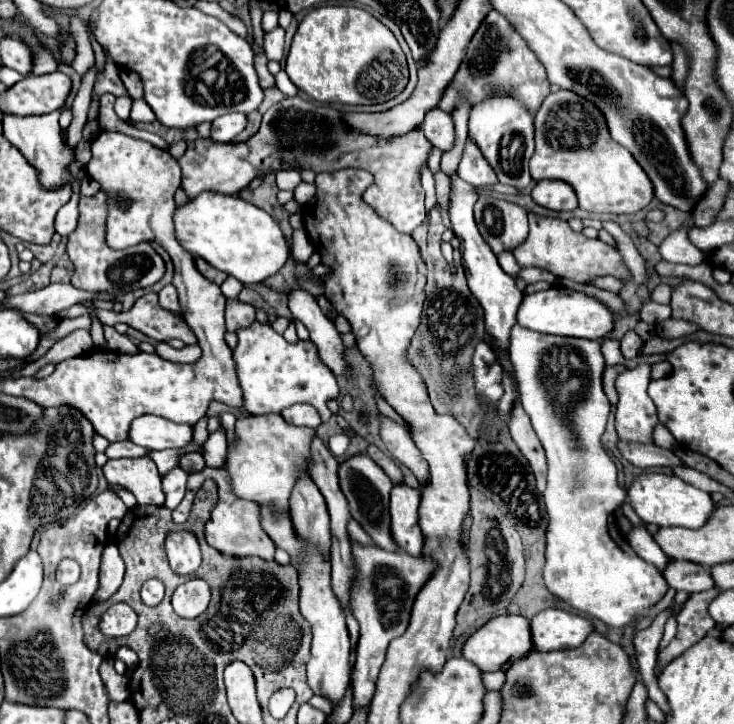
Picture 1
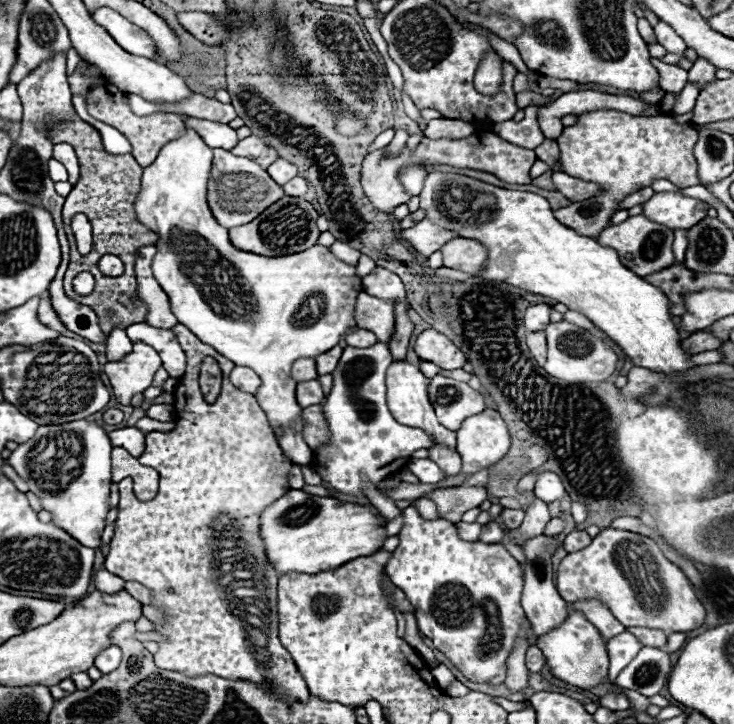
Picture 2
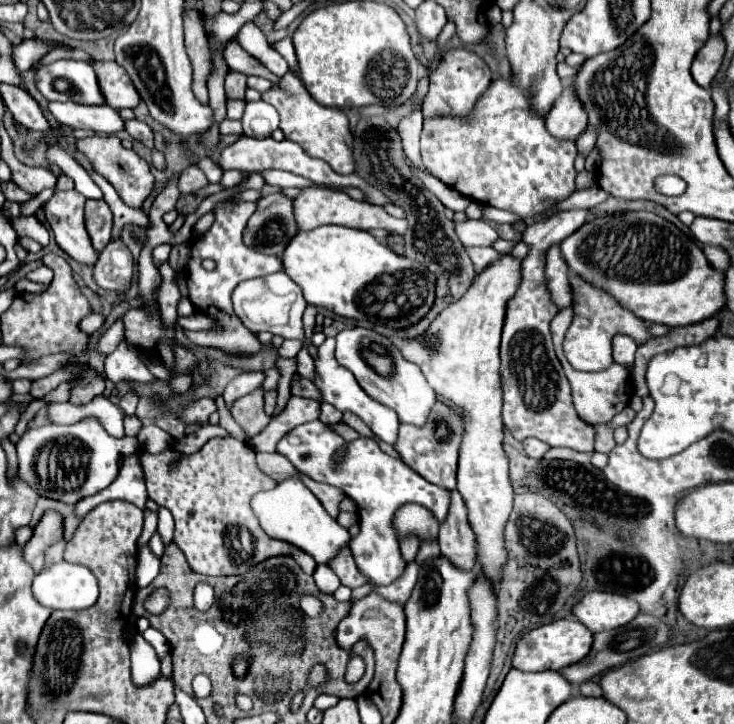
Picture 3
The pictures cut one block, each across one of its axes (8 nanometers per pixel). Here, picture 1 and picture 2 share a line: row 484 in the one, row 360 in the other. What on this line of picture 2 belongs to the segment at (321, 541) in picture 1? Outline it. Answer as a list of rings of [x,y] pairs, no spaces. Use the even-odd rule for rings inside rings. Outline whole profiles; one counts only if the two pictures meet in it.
[[[298,358],[292,366],[292,378],[296,382],[306,382],[318,378],[316,372],[316,358]]]

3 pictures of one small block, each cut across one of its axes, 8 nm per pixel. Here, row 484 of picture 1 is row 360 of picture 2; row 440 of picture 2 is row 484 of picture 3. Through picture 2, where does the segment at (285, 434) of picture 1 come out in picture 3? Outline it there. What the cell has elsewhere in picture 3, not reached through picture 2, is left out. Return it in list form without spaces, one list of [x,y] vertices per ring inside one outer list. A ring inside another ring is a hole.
[[[298,476],[282,480],[272,490],[258,492],[252,498],[252,510],[268,536],[298,546],[300,550],[308,552],[316,560],[316,564],[328,564],[330,558],[338,556],[338,550],[342,550],[342,546],[350,544],[348,530],[342,528],[334,518],[330,518],[330,514],[326,514],[320,500],[304,486]]]

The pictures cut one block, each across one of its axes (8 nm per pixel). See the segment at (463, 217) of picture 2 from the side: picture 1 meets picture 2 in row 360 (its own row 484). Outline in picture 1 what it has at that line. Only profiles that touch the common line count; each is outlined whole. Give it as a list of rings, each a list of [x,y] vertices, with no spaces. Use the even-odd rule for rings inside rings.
[[[642,474],[640,478],[636,478],[628,488],[628,500],[644,524],[656,524],[656,526],[702,528],[712,518],[716,508],[708,492],[692,484],[686,484],[678,476],[666,476],[666,474]]]

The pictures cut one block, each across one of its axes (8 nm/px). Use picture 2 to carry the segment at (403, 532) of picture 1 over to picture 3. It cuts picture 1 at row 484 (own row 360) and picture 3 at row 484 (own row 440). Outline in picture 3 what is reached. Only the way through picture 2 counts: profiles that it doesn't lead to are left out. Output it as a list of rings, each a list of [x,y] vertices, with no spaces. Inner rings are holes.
[[[436,400],[426,426],[410,426],[400,424],[400,436],[396,442],[396,450],[400,458],[422,478],[428,482],[442,486],[446,490],[456,488],[456,466],[458,466],[458,444],[462,442],[462,416],[454,414],[454,408],[444,406],[444,402]]]

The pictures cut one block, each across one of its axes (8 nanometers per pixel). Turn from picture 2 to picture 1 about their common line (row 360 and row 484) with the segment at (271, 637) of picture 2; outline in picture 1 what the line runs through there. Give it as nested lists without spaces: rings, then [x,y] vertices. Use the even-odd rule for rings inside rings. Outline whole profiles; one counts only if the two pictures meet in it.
[[[204,468],[200,472],[194,472],[188,476],[188,488],[186,488],[186,496],[180,502],[180,506],[172,512],[172,518],[176,524],[182,524],[188,520],[188,512],[192,508],[192,500],[196,496],[196,492],[200,490],[202,482],[214,478],[218,484],[218,492],[220,492],[220,500],[216,504],[216,508],[212,510],[210,520],[206,522],[206,542],[216,548],[218,552],[226,554],[226,556],[258,556],[264,560],[274,560],[274,542],[270,540],[270,536],[262,530],[260,522],[258,522],[258,506],[250,500],[242,500],[238,498],[232,490],[230,490],[230,476],[224,470],[216,470],[216,468]]]

